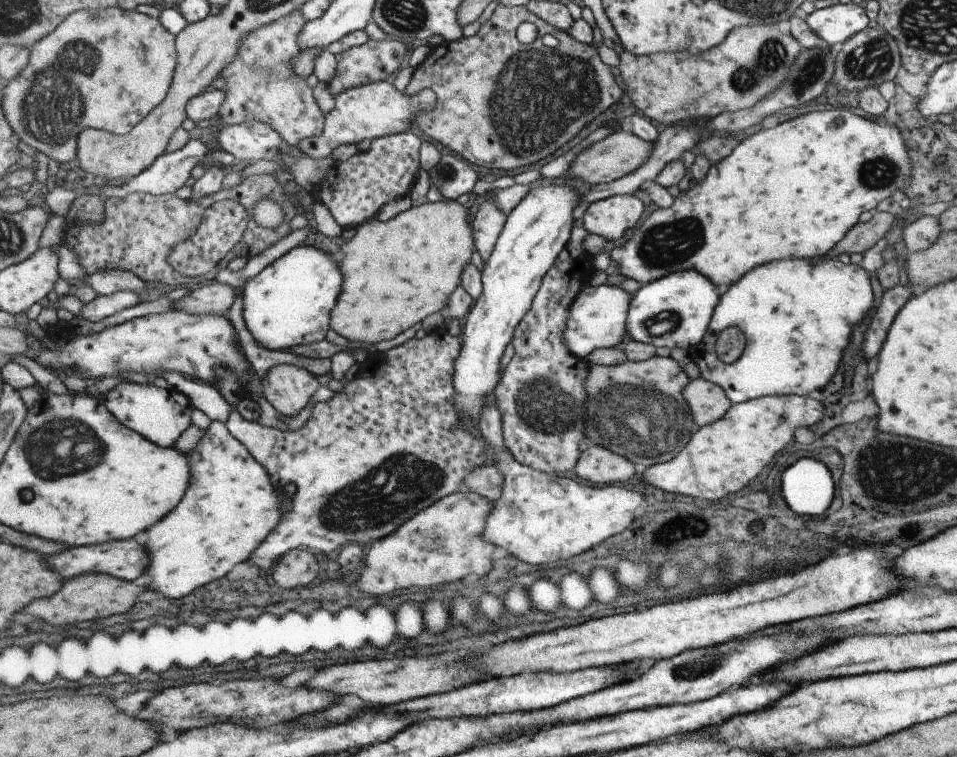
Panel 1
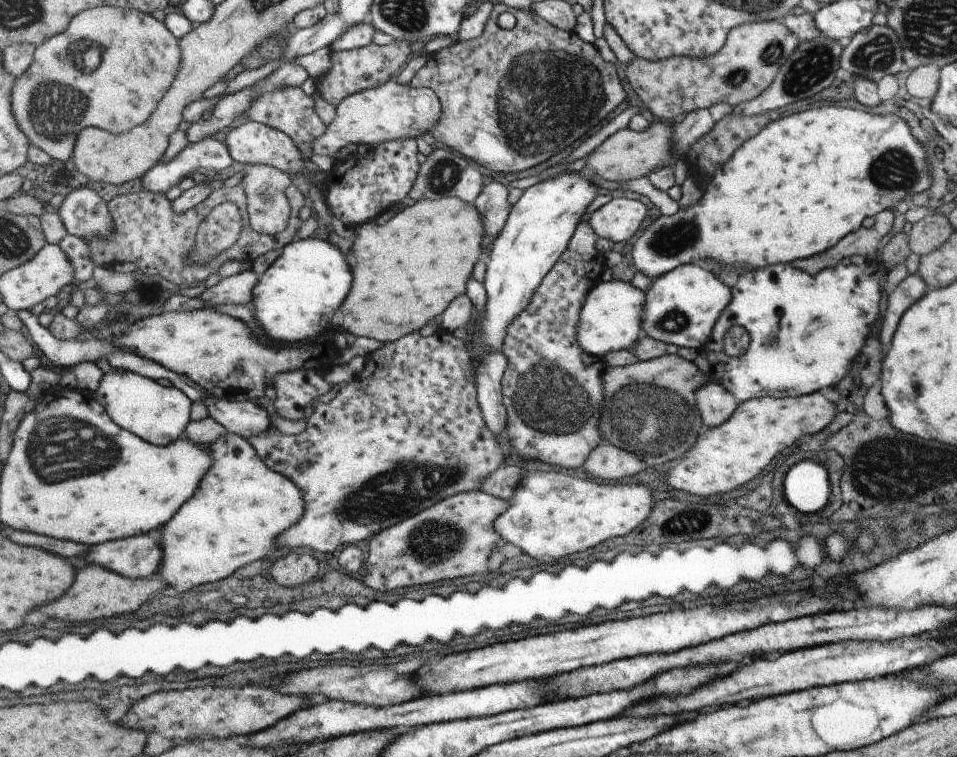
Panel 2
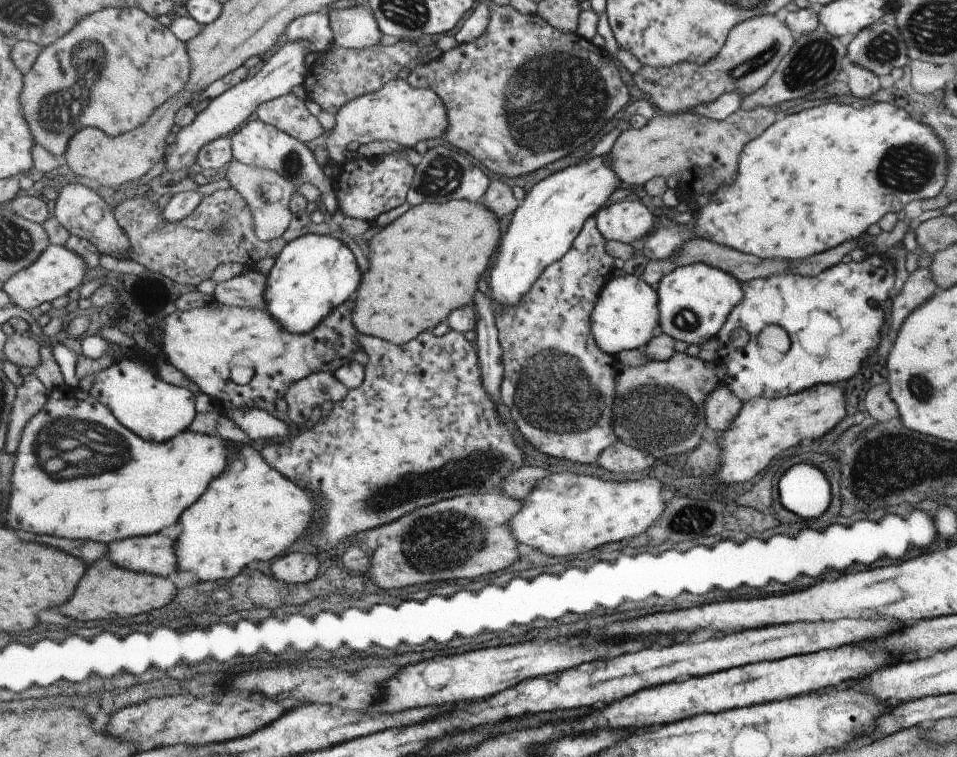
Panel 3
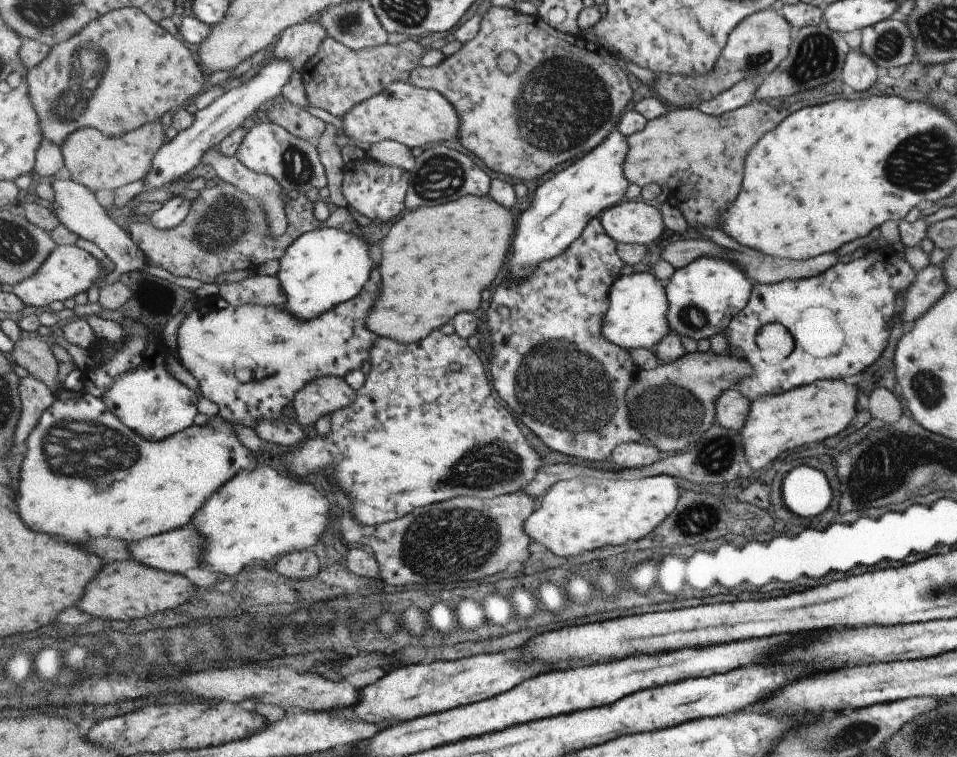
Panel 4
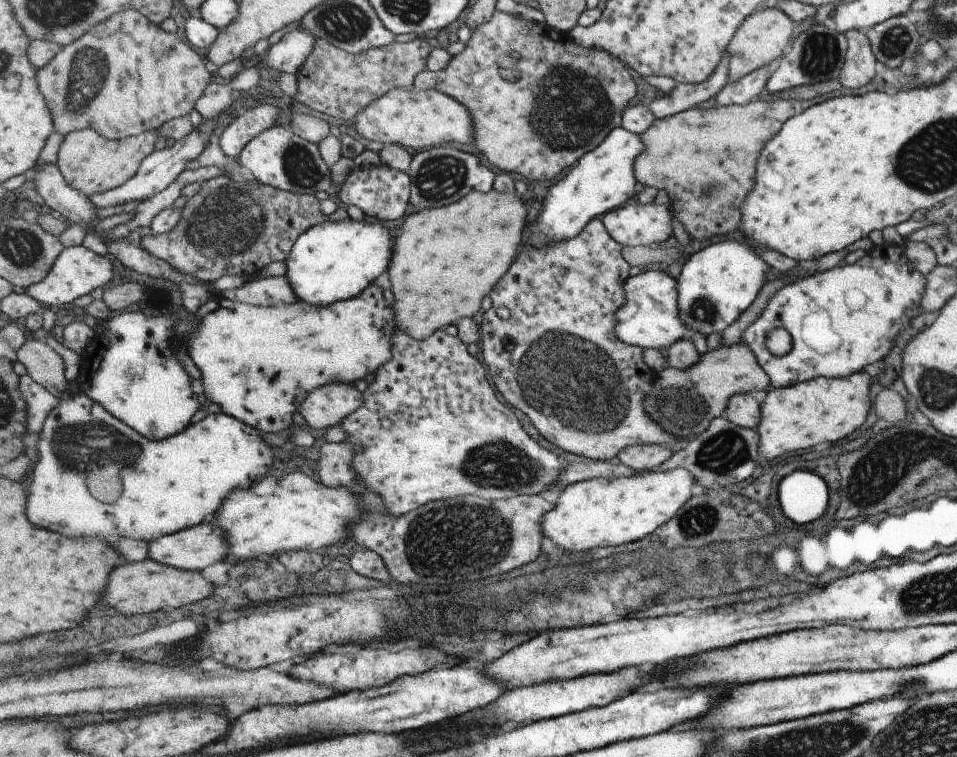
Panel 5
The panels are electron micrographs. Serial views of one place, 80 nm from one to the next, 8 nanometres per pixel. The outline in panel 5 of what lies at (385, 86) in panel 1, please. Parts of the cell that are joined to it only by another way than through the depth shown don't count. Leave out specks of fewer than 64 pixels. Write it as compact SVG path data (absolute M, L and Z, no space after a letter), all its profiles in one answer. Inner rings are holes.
M395 89L372 102L358 114L355 130L375 142L409 146L417 152L423 148L445 145L445 142L476 142L476 122L469 107L451 95L435 89L425 91Z

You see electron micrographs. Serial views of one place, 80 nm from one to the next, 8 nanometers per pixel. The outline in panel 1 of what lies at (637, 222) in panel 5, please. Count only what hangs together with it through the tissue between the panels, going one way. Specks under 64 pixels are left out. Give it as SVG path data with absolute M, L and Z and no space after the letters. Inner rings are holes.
M630 194L613 195L593 201L578 221L591 235L619 240L635 226L643 214L643 204Z

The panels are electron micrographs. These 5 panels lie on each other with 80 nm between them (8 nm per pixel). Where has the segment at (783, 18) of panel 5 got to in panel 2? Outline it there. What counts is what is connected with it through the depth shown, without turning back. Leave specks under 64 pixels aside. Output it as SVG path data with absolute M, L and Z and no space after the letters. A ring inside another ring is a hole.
M779 20L755 21L730 28L723 46L715 54L702 59L681 56L660 61L646 61L634 56L625 67L625 78L645 108L657 118L669 122L681 118L692 110L704 109L715 103L725 101L733 108L739 102L751 100L771 84L781 63L797 43L797 40L791 36L791 31Z

